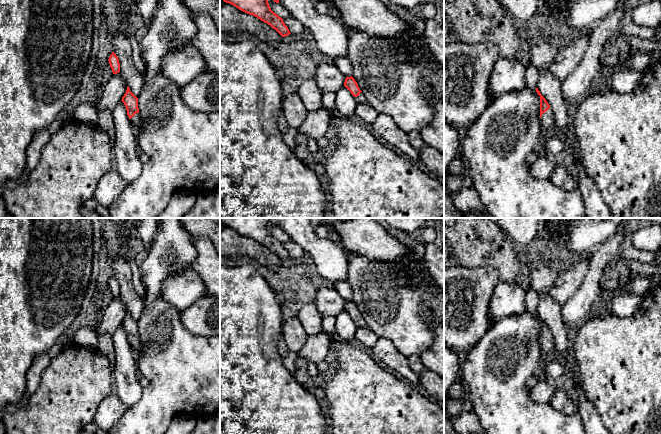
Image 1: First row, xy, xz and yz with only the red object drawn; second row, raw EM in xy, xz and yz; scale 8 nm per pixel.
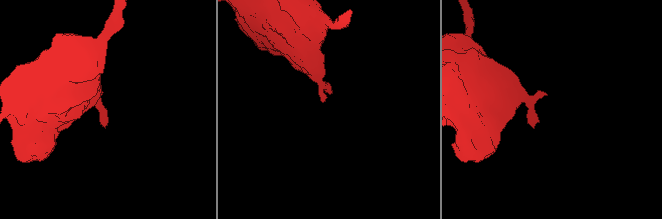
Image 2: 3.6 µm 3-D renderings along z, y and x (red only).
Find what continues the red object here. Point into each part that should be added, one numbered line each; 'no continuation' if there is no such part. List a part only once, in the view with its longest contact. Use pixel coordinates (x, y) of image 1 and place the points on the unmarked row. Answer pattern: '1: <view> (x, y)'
1: yz (547, 344)

